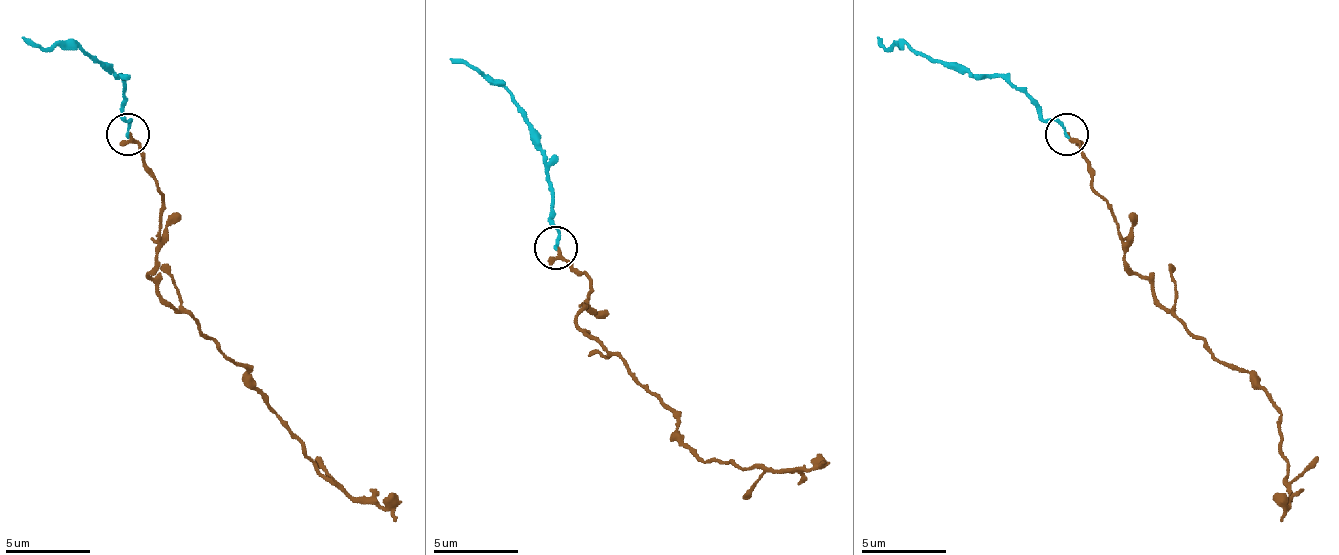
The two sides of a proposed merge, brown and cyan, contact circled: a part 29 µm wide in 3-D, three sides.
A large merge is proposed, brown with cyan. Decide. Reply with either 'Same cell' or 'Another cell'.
Same cell

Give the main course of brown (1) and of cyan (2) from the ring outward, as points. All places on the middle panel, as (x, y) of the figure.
1: (557, 249), (591, 279), (586, 304), (578, 325), (659, 402), (705, 461), (756, 470), (803, 470), (824, 461)
2: (557, 249), (540, 134), (506, 87), (450, 58)

